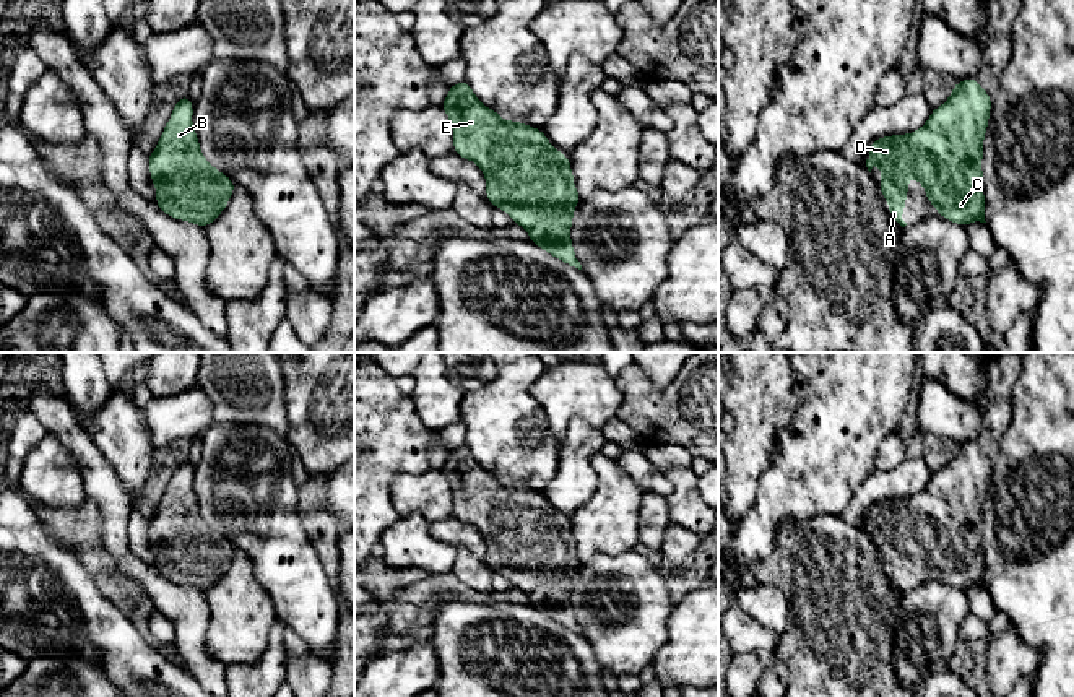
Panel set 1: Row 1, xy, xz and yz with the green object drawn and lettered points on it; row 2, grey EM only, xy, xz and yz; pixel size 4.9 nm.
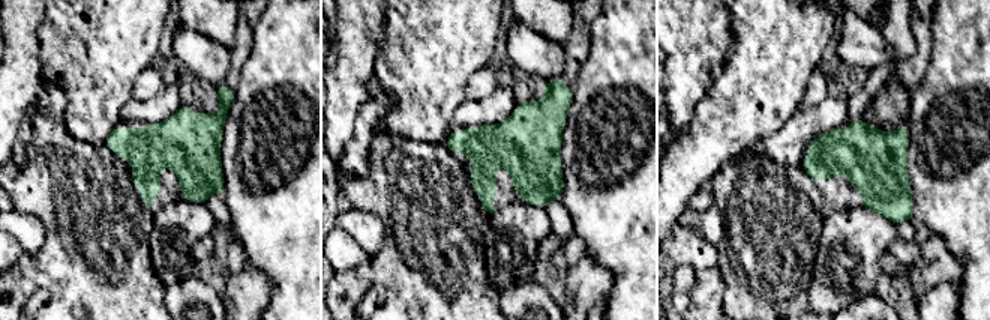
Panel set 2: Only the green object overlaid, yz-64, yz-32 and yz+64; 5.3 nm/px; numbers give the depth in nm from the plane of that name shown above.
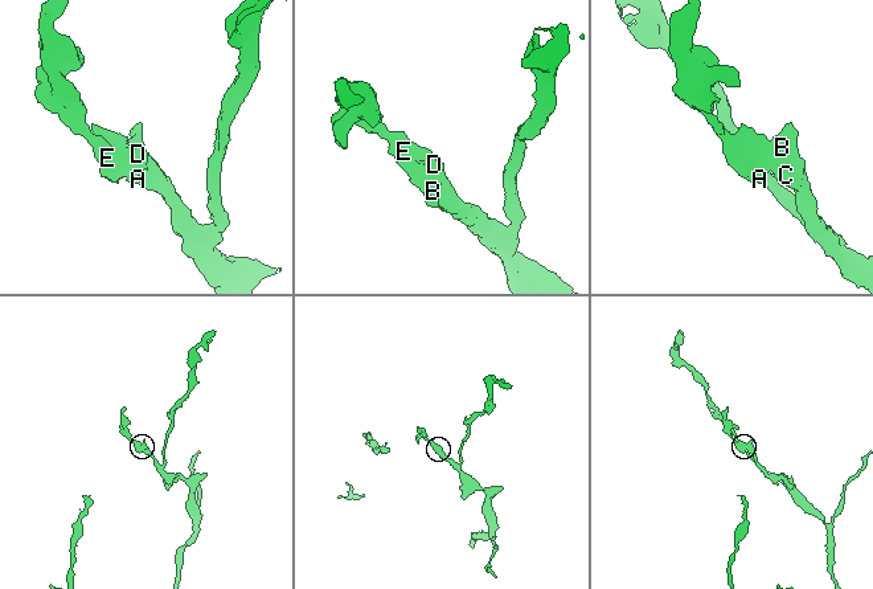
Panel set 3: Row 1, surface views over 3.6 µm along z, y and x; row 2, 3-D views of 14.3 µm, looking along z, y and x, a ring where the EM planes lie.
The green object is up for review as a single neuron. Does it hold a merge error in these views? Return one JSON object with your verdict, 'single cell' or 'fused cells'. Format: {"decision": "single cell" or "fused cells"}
{"decision": "single cell"}

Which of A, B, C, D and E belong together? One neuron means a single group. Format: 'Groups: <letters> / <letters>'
Groups: A B C D E

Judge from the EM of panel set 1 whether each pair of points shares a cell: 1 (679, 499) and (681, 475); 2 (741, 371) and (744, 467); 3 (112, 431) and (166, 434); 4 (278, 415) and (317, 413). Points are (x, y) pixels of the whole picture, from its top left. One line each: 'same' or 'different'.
1: same
2: same
3: different
4: different

